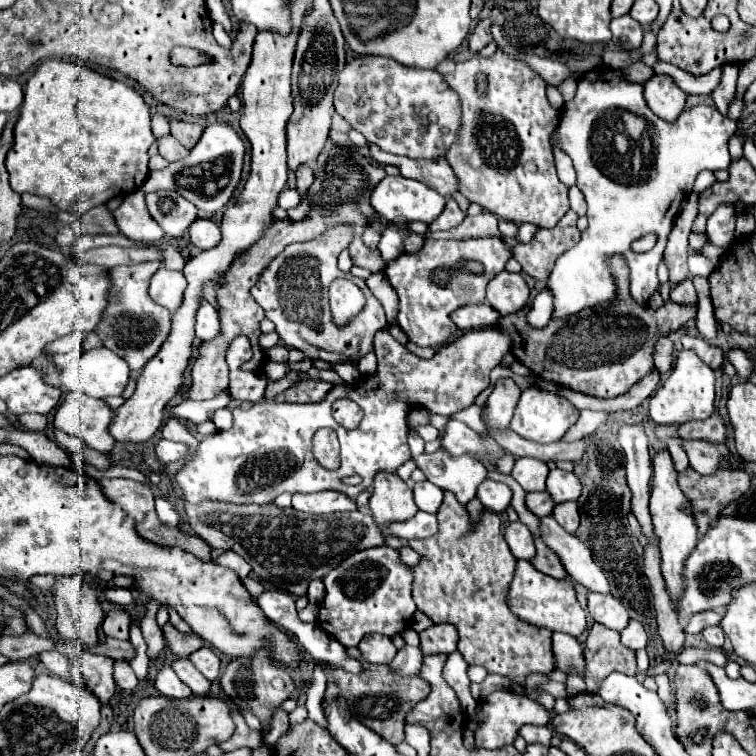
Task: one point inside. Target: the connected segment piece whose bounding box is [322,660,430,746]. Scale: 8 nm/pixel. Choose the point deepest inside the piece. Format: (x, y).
(379, 698)

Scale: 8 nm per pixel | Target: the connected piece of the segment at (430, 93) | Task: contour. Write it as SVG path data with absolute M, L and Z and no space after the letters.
M358 56L340 72L336 112L384 152L414 160L436 160L458 140L462 106L444 76L436 70L406 68L382 56Z

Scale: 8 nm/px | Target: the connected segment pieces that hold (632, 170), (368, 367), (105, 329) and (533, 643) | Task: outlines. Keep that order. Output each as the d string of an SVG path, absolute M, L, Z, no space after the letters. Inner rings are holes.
M608 66L590 70L578 80L574 100L562 108L556 134L574 162L578 174L576 186L586 196L588 228L574 248L558 256L548 278L548 288L554 294L552 316L568 316L604 302L610 304L616 296L616 286L604 258L616 252L622 252L628 260L632 298L638 304L648 302L658 290L656 268L682 200L692 192L700 170L714 172L730 166L728 138L734 132L736 122L722 116L714 106L684 110L674 122L658 118L644 102L642 84L624 82ZM616 110L642 116L642 134L624 134L624 118L608 118ZM646 234L658 236L656 246L650 252L634 252L630 244Z
M368 352L358 360L358 370L362 376L370 376L370 372L376 372L376 354Z
M142 262L134 266L114 266L108 268L110 292L108 292L108 306L96 326L96 334L104 342L106 348L122 356L128 366L136 372L140 370L150 358L154 358L170 334L172 328L172 314L156 304L148 294L150 276L160 268L158 262Z
M444 492L444 502L438 510L438 532L430 538L422 540L410 540L408 546L412 546L418 554L422 554L422 562L414 566L414 590L412 598L434 624L436 622L450 622L456 626L460 634L458 650L462 652L464 660L474 666L484 666L490 674L500 674L510 678L512 684L524 686L526 676L532 672L550 674L556 668L556 658L552 652L552 632L544 628L536 628L532 624L526 624L518 620L506 606L506 596L510 590L510 582L514 576L516 558L512 556L502 532L500 532L500 516L494 512L482 512L480 524L472 528L468 510L458 504L456 496L452 492Z

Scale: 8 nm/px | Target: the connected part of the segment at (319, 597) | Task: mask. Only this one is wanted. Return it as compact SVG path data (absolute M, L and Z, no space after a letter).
M312 580L310 588L308 588L308 600L312 604L320 604L324 600L324 584L322 584L322 580Z

